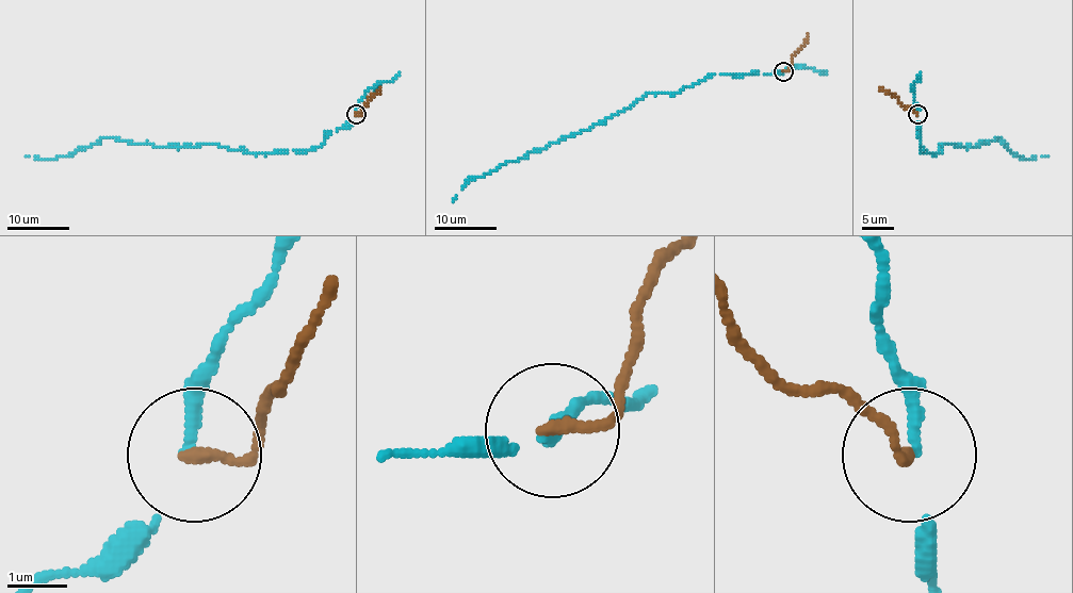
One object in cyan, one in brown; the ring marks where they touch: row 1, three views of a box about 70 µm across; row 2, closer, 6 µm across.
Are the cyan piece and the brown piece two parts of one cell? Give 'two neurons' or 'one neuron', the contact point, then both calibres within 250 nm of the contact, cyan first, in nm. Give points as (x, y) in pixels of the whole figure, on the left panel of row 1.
two neurons; place (356, 114); calibres 130 and 200 nm

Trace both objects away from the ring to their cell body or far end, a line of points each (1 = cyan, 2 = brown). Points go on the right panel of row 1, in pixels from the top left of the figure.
1: (917, 113), (921, 150), (933, 153), (940, 146), (952, 143), (964, 147), (997, 138), (1023, 160), (1046, 157)
2: (917, 115), (879, 86)

